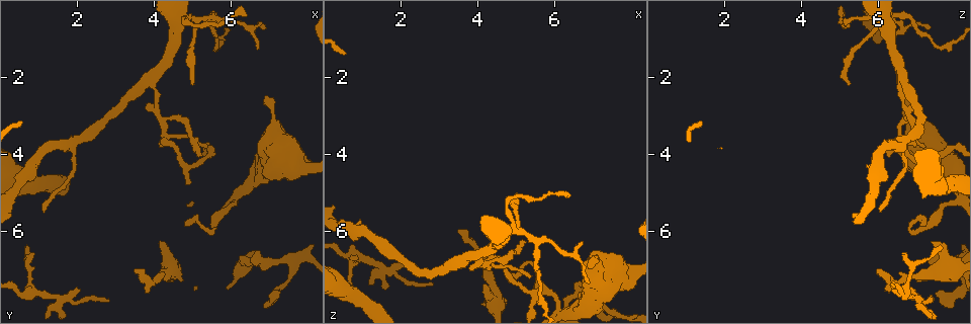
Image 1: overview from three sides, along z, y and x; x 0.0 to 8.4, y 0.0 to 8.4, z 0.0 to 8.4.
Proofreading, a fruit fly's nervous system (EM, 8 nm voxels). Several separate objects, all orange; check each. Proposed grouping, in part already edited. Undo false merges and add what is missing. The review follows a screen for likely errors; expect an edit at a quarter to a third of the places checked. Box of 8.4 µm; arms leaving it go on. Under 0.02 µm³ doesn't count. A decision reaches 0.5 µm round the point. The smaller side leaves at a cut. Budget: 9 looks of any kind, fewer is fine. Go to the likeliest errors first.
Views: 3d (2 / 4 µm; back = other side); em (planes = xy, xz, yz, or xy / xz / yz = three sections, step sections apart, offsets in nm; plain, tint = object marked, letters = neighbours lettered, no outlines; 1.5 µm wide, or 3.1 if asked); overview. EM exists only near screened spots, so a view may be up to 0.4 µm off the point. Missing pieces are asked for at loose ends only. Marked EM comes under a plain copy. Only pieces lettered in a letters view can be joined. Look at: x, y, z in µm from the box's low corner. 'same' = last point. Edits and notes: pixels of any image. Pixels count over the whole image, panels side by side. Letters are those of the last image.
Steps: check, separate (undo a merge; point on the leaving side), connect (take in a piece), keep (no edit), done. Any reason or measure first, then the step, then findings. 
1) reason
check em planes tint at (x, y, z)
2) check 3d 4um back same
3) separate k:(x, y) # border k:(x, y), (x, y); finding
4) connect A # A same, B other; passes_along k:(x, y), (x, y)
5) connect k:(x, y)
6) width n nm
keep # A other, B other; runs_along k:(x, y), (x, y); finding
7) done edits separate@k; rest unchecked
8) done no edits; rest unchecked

tapers out
check 3d 2um at (0.70, 6.45, 7.60)

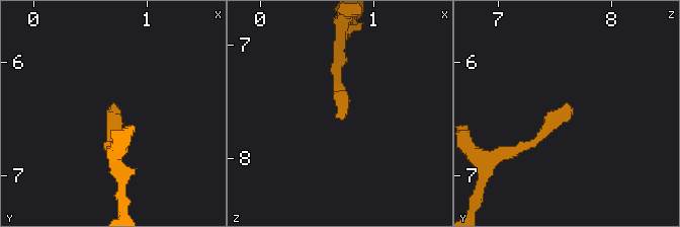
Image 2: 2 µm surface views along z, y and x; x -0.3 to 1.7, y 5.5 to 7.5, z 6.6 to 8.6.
now the EM
check em xz step 4 tint at (0.68, 6.42, 7.64)

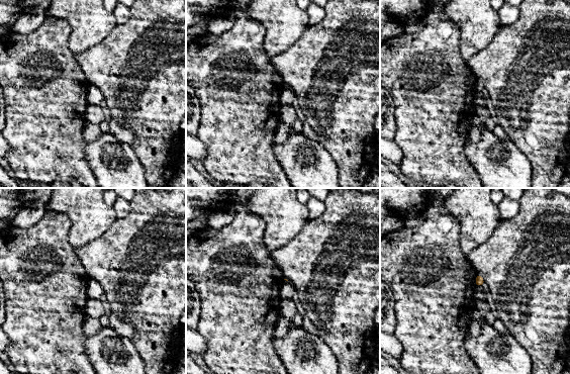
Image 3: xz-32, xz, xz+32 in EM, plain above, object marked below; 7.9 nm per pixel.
cut it another way
check em planes letters same

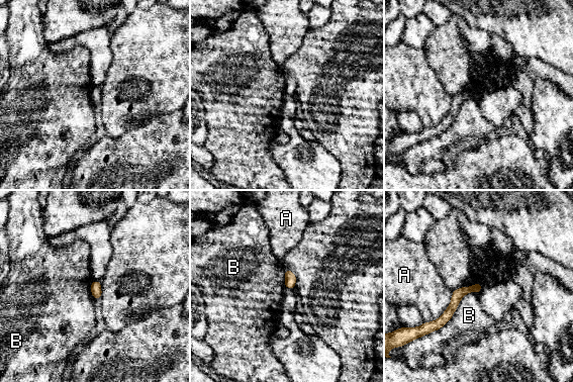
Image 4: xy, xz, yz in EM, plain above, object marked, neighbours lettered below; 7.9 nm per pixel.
keep # A other, B other; runs_along 4:(479, 285), (466, 289), (435, 325); none of them fits

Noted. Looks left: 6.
abrupt turn
check em planes letters at (5.55, 3.95, 7.70)

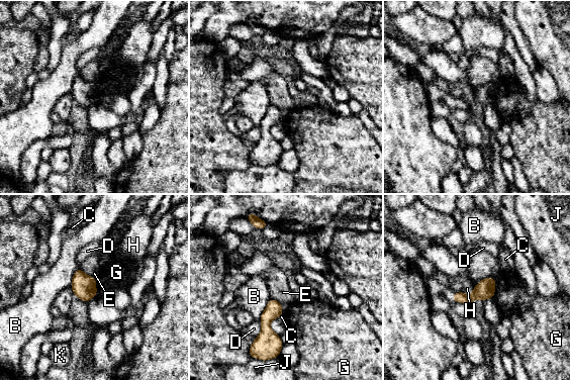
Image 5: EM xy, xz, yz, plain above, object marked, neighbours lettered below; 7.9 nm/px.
width 160 nm
keep # B other, C other, D other, E other, G other, H other, J other, K other; border 5:(473, 287), (470, 294), (460, 291); continuous, no second neuron

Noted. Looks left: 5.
sudden change in width
check em planes tint at (3.95, 2.00, 6.60)

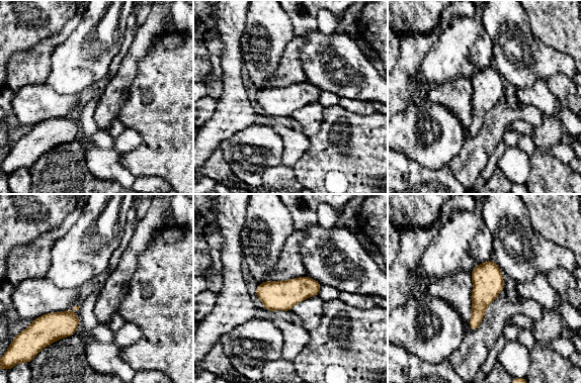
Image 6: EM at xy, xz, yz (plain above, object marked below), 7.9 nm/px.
see the neighbours
check em planes letters same

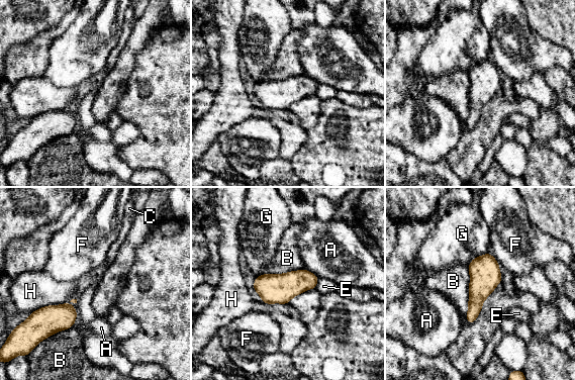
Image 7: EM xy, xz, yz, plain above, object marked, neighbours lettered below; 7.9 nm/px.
keep # A other, B other, C other, E other, F other, G other, H other; border 7:(468, 267), (470, 282), (466, 322); all the same neuron

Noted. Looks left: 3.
check em planes tint at (5.65, 1.25, 7.80)

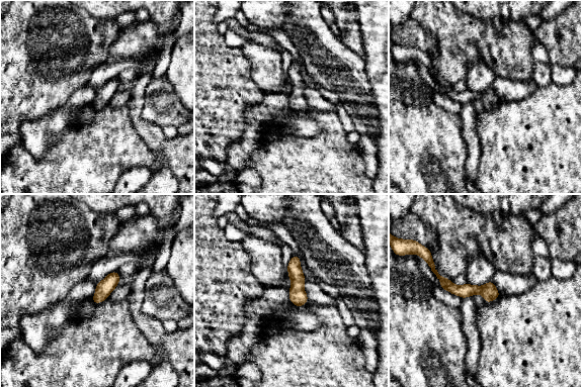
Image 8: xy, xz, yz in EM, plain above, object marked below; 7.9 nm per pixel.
what lies round it
check em planes letters same

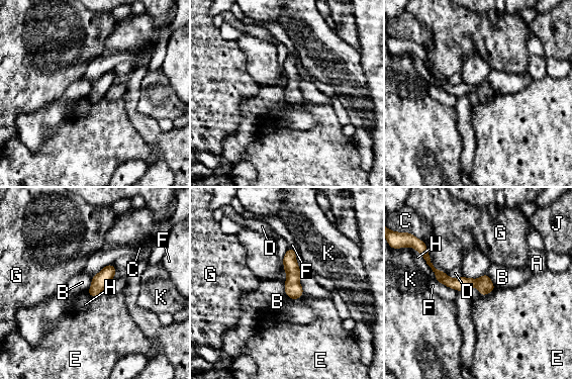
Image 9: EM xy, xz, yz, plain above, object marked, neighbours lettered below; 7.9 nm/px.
width 120 nm
keep # A other, B other, C other, D other, E other, F other, G other, H other, J other, K other; runs_along 9:(438, 272), (452, 283), (491, 287); one neuron here

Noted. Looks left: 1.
done no edits; rest unchecked

